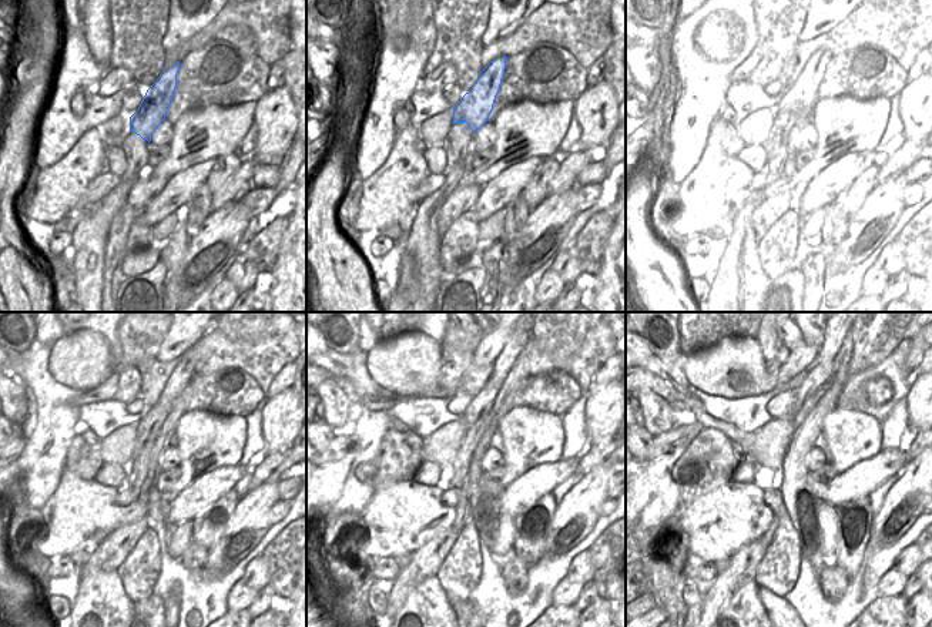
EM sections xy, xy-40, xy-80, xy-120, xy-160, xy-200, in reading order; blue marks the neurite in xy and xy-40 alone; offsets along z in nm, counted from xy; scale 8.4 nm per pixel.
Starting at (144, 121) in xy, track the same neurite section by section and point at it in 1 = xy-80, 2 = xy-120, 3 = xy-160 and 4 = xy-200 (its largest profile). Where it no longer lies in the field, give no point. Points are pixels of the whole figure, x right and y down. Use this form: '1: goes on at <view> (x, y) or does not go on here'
1: goes on at xy-80 (807, 89)
2: goes on at xy-120 (183, 372)
3: goes on at xy-160 (502, 366)
4: goes on at xy-200 (831, 346)

